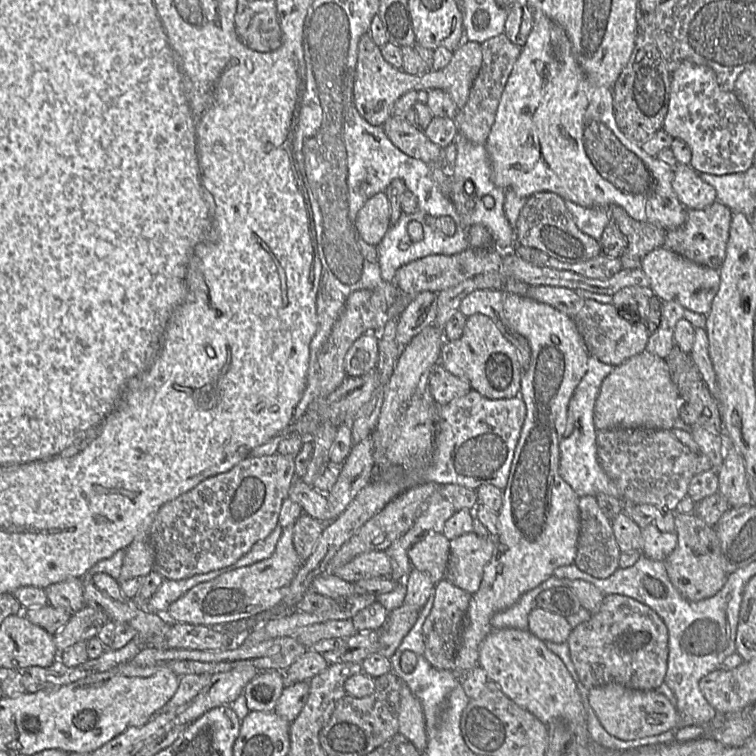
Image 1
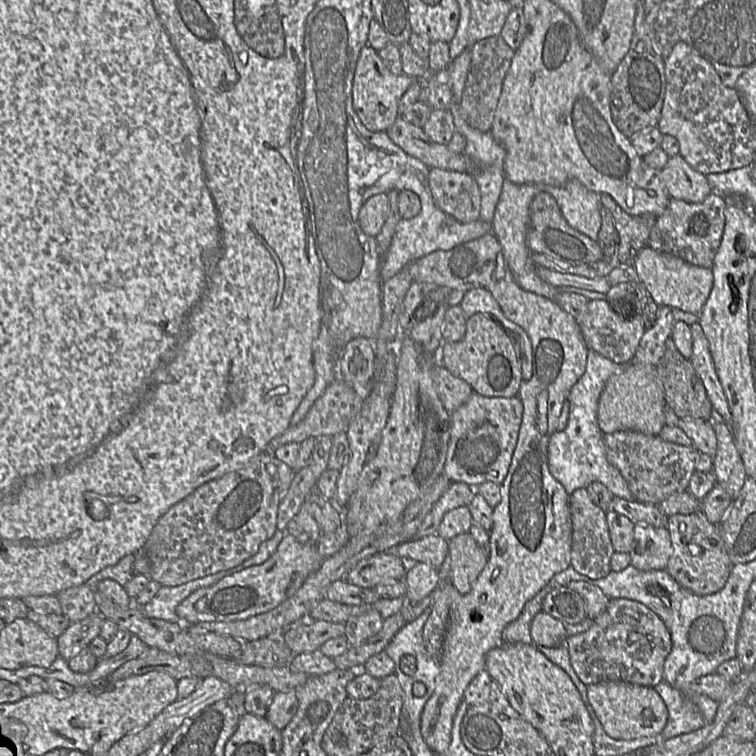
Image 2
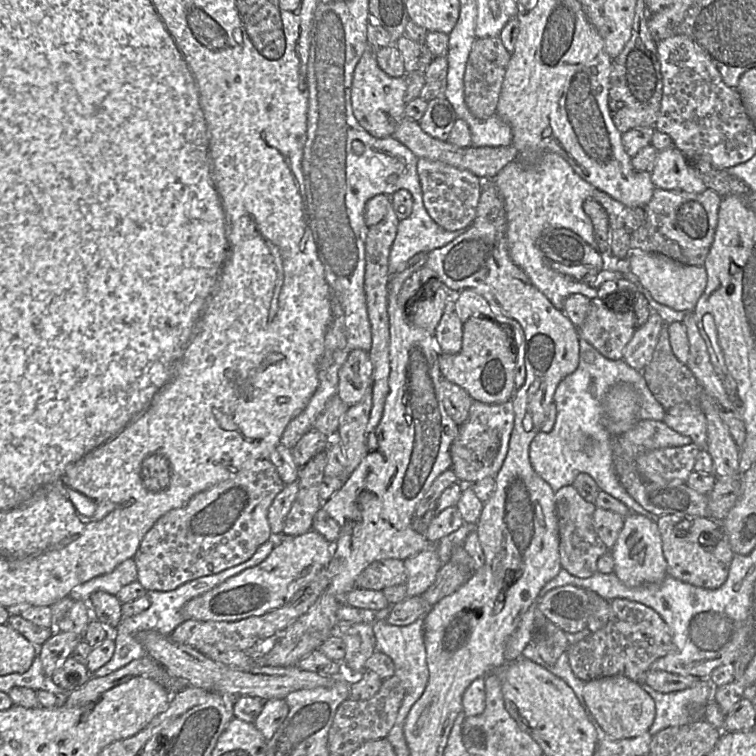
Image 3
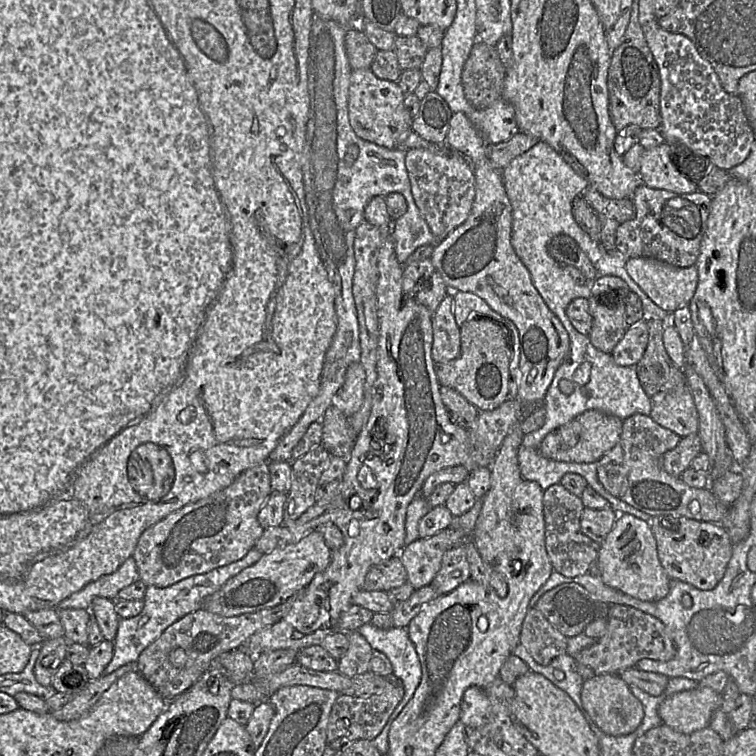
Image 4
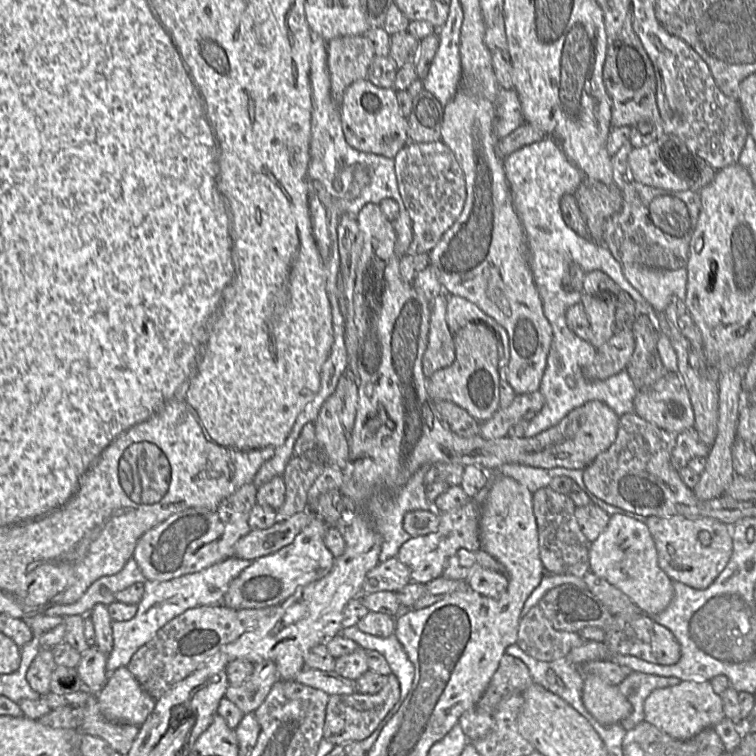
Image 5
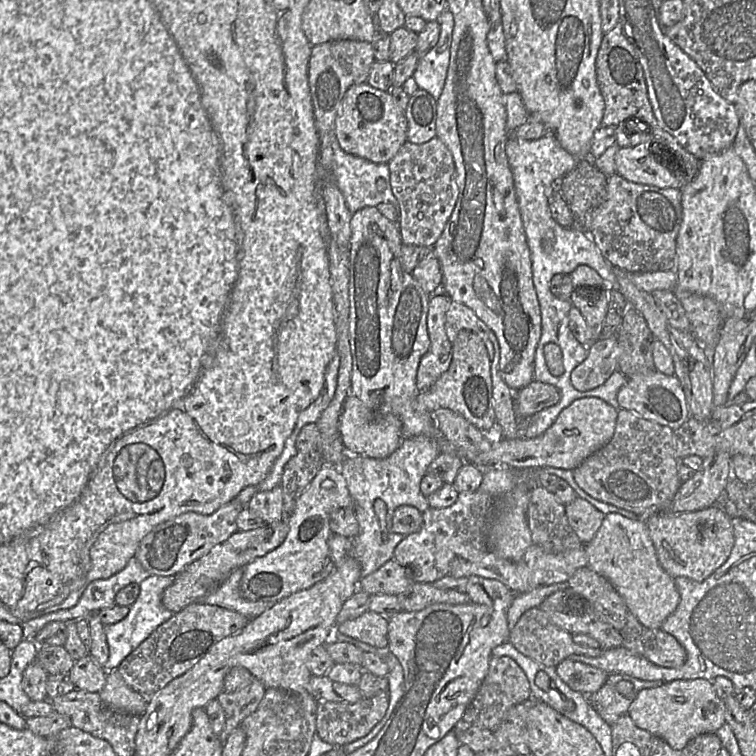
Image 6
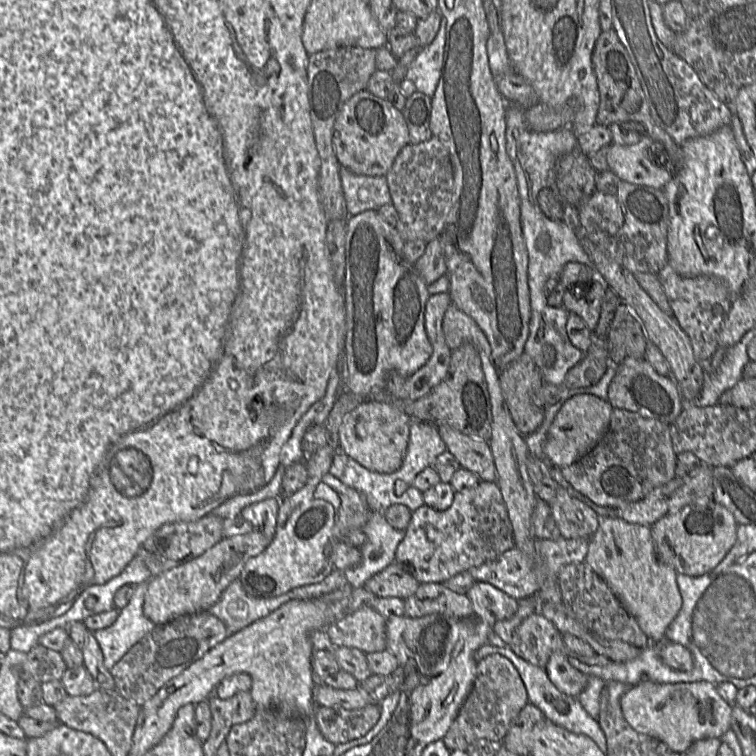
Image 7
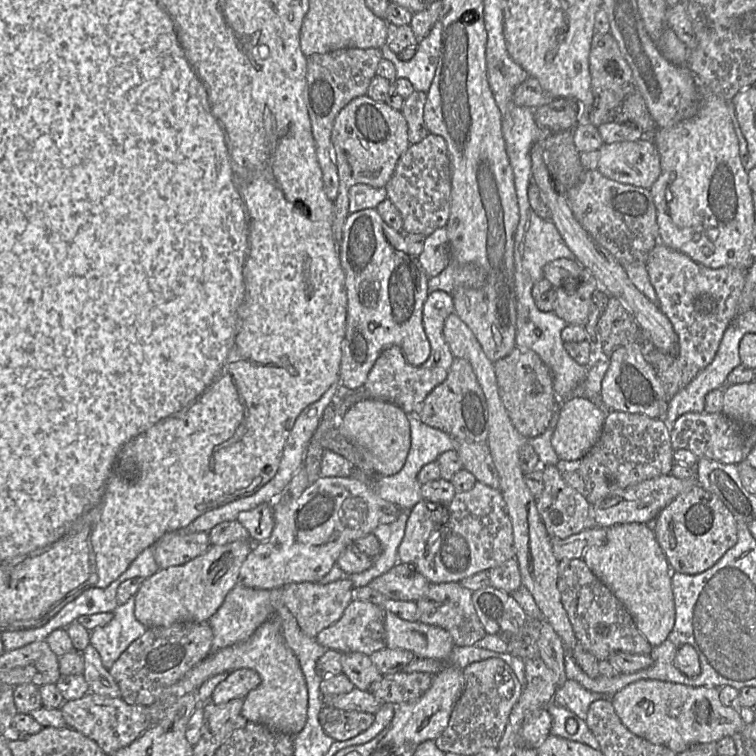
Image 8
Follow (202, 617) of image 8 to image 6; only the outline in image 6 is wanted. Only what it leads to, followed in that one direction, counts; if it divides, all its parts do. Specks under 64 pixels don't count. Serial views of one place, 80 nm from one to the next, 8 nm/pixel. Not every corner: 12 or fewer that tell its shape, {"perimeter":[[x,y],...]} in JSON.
{"perimeter":[[289,524],[236,532],[175,575],[174,614],[200,603],[235,569],[280,546]]}

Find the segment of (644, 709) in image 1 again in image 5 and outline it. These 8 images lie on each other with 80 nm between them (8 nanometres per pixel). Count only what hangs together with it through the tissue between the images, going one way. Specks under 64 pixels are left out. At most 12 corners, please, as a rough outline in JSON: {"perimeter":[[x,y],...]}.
{"perimeter":[[584,675],[582,702],[602,725],[617,724],[632,705],[617,685]]}

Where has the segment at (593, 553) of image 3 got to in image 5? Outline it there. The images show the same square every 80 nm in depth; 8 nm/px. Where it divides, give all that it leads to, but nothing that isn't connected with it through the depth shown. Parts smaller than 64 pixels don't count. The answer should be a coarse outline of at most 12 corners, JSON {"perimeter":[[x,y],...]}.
{"perimeter":[[549,486],[533,492],[546,573],[588,563],[576,505]]}

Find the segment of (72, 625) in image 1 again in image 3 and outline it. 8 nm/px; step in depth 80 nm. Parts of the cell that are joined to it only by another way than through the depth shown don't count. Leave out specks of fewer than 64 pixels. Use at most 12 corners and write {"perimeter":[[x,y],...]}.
{"perimeter":[[55,631],[39,647],[44,674],[52,677],[83,640]]}

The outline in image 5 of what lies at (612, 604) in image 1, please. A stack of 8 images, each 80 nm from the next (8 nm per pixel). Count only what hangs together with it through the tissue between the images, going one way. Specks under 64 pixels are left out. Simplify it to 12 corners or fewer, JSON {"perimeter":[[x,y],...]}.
{"perimeter":[[647,614],[613,616],[612,653],[673,665],[674,634]]}

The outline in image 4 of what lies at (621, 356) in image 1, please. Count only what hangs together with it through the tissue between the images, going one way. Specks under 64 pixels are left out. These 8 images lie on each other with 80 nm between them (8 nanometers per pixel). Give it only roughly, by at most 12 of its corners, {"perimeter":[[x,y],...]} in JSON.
{"perimeter":[[610,293],[588,301],[594,347],[611,354],[629,328]]}

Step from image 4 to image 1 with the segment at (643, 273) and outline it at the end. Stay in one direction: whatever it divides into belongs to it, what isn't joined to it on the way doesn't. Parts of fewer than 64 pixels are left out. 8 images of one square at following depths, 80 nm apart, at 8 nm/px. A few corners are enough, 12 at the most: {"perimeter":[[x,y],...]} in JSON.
{"perimeter":[[663,247],[640,269],[651,294],[705,316],[718,270]]}

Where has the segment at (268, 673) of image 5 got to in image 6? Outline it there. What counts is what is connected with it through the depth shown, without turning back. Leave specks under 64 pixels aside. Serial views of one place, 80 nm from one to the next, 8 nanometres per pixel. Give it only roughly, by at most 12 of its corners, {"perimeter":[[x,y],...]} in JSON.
{"perimeter":[[253,678],[233,693],[216,698],[225,713],[224,743],[242,720],[251,715],[266,693]]}

